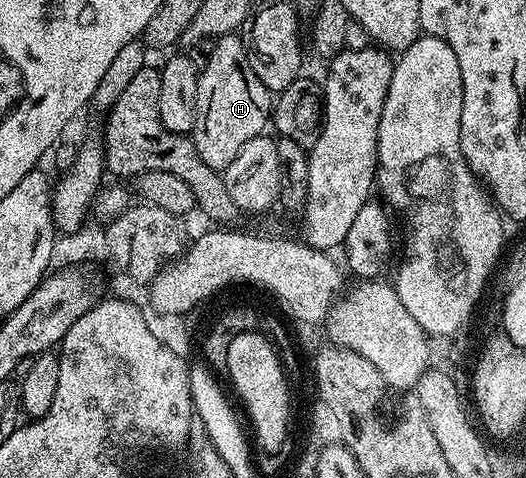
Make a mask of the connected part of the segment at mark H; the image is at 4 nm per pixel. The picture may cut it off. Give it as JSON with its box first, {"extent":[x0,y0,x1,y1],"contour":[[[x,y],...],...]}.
{"extent":[190,33,273,172],"contour":[[[239,33],[224,34],[215,39],[210,52],[210,61],[206,63],[206,68],[200,71],[198,112],[190,135],[192,143],[198,148],[198,156],[202,156],[202,160],[206,160],[206,164],[210,164],[212,170],[223,172],[230,164],[230,160],[234,160],[234,156],[238,156],[238,152],[242,149],[242,144],[246,144],[246,140],[254,140],[265,133],[264,125],[266,127],[269,125],[273,105],[273,91],[268,90],[266,84],[262,84],[262,80],[258,80],[258,76],[254,76],[254,68],[250,68],[250,60],[246,56],[246,48]]]}

